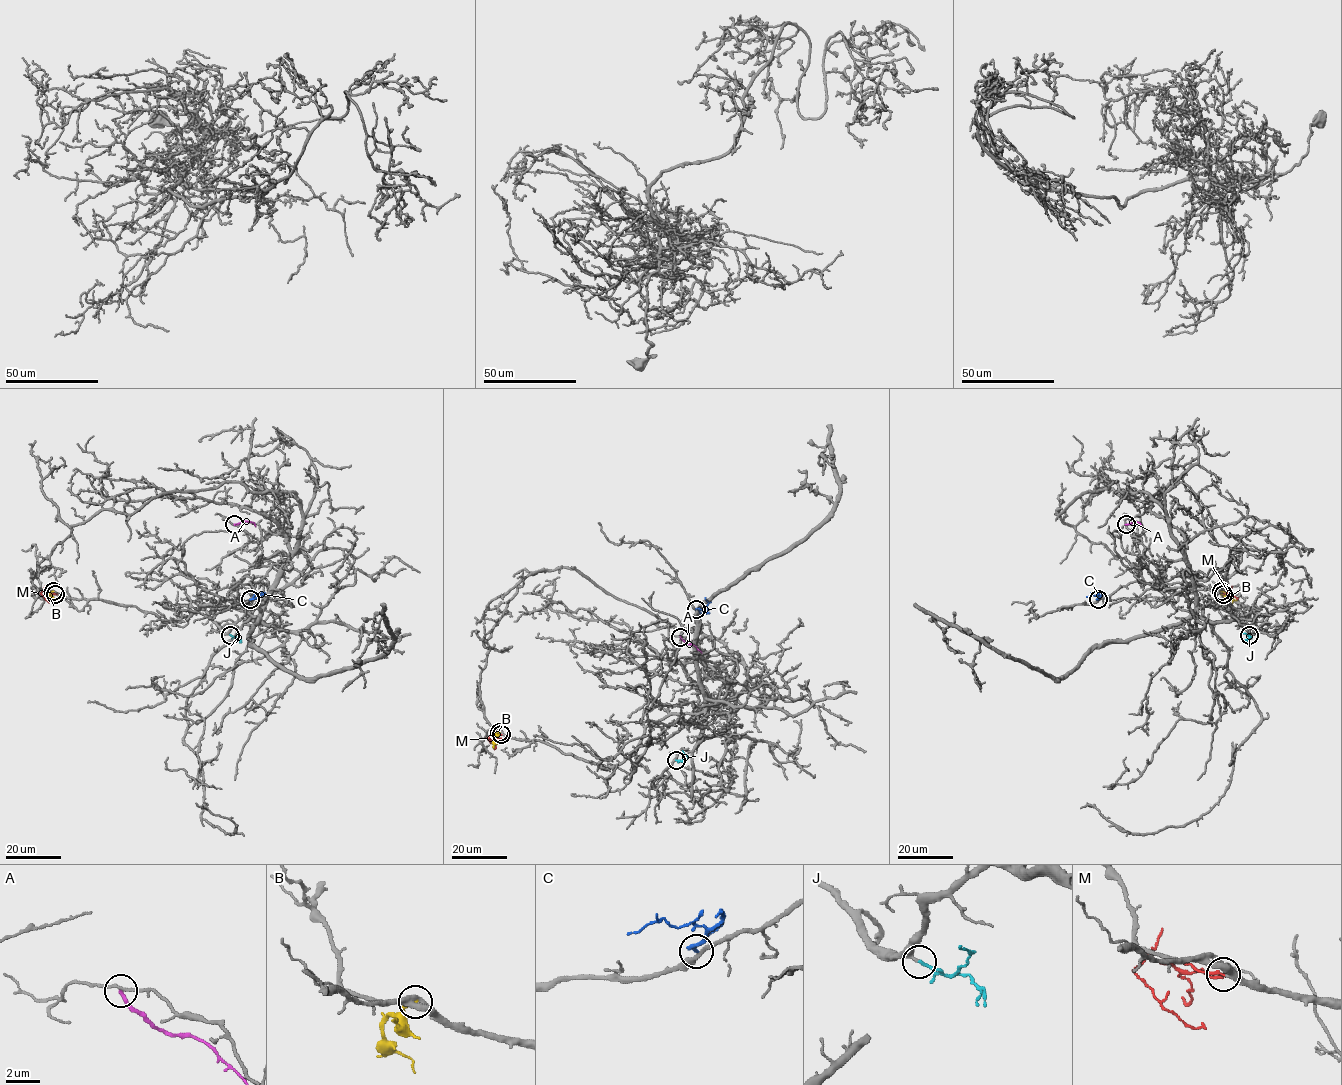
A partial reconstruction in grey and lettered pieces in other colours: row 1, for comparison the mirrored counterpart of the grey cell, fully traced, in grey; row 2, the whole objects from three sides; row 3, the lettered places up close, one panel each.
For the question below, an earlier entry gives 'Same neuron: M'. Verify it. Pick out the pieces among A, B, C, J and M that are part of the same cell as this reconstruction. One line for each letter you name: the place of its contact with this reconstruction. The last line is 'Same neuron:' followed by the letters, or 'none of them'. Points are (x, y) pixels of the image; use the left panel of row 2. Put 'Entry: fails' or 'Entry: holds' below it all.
J: (230, 635)
M: (55, 594)
Same neuron: J, M
Entry: fails

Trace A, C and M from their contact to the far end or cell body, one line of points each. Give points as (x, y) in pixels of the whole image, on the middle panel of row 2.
A: (680, 636), (701, 652)
C: (696, 609), (706, 607), (705, 597)
M: (501, 734), (486, 738), (497, 739)

